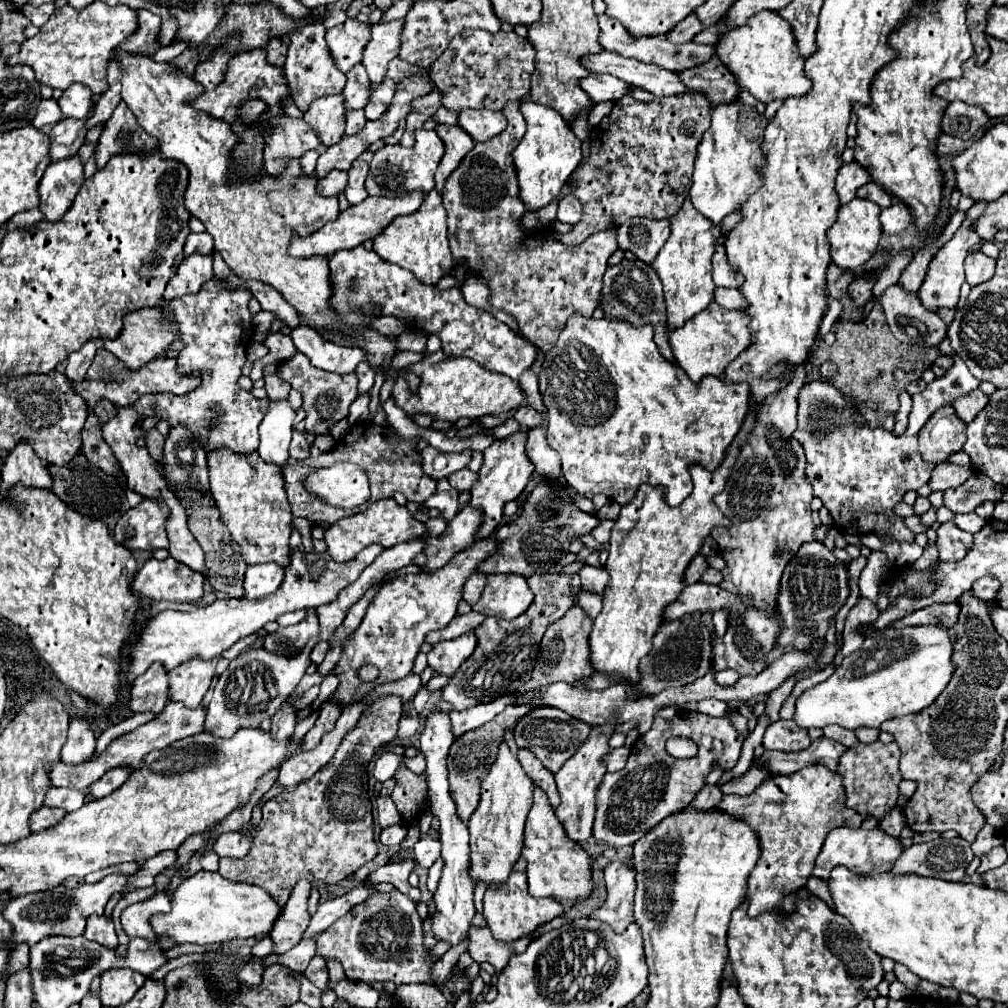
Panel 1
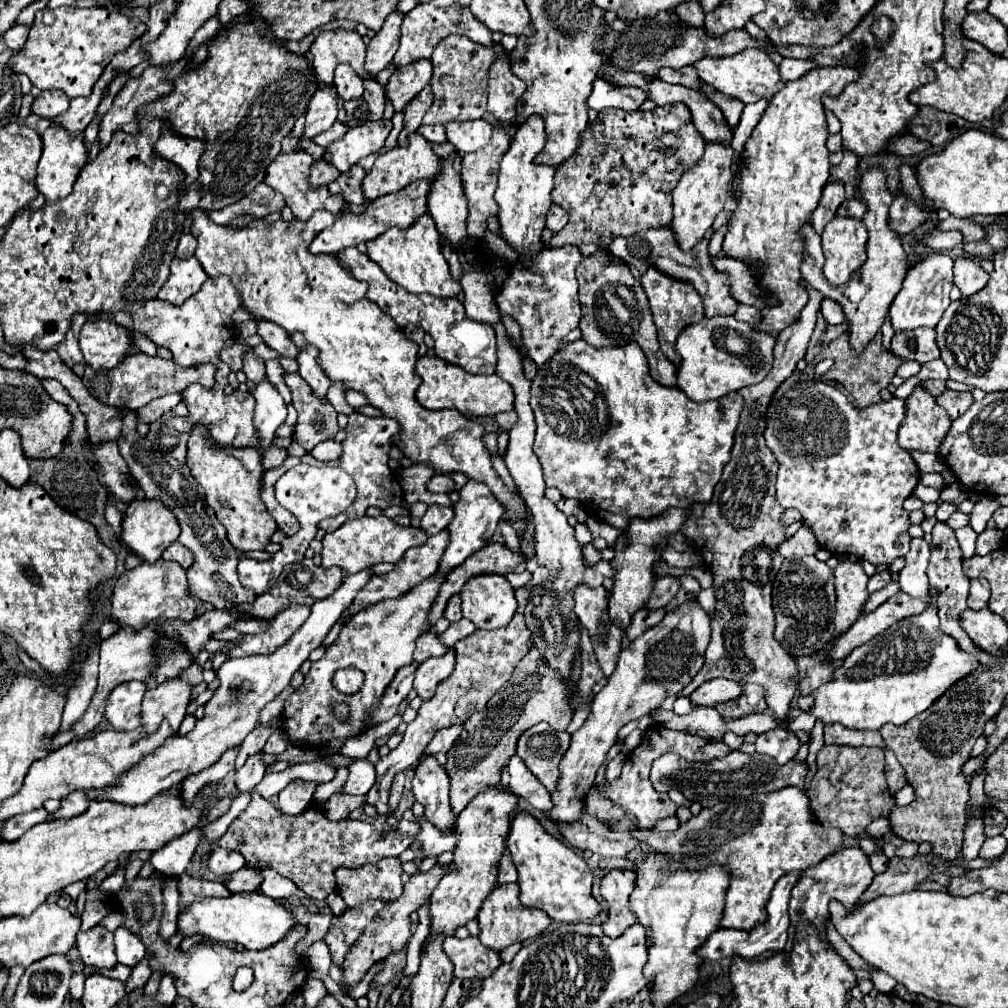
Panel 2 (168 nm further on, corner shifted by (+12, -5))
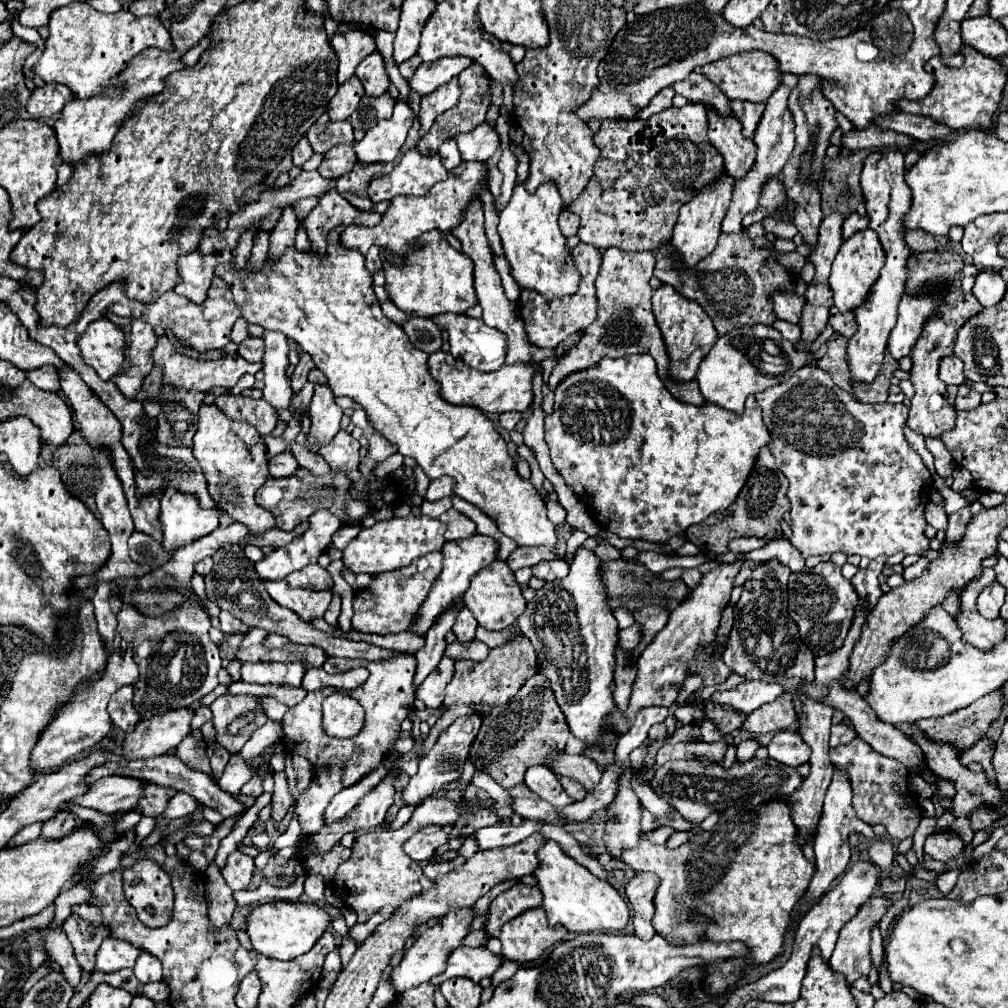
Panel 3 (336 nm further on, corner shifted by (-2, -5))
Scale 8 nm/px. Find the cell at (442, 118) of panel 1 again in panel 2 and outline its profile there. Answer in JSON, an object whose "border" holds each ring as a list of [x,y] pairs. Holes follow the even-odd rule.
{"border":[[[430,124],[430,126],[420,126],[418,134],[422,134],[428,142],[446,142],[446,128],[442,124]]]}

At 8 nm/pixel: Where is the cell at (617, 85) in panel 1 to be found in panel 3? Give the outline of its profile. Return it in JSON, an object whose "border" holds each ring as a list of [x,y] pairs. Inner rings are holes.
{"border":[[[664,88],[664,90],[660,90],[660,94],[656,94],[656,98],[652,98],[652,102],[650,102],[644,110],[640,110],[640,118],[646,120],[646,118],[650,118],[652,114],[658,114],[658,112],[670,108],[670,106],[672,106],[672,98],[674,98],[674,88]]]}

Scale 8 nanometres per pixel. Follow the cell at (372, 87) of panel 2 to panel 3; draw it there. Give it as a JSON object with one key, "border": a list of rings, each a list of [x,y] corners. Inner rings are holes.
{"border":[[[388,92],[378,96],[378,98],[364,96],[360,100],[358,108],[352,112],[350,124],[352,124],[354,130],[370,130],[380,120],[390,118],[392,116],[392,108],[394,108],[394,100],[392,100],[392,96]]]}

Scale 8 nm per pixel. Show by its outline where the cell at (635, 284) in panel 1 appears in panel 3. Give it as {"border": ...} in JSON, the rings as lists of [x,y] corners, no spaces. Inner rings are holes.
{"border":[[[608,248],[602,256],[602,270],[596,278],[596,294],[598,294],[598,318],[584,330],[580,342],[564,354],[558,364],[554,366],[548,386],[556,390],[556,386],[570,374],[586,370],[598,364],[602,358],[620,358],[630,354],[650,354],[656,364],[660,378],[666,382],[666,388],[672,392],[674,398],[686,404],[702,406],[704,396],[698,390],[698,384],[684,382],[684,386],[676,386],[676,382],[668,382],[664,378],[664,370],[668,370],[668,356],[664,354],[664,342],[660,342],[660,330],[656,330],[656,322],[652,318],[650,306],[650,278],[654,270],[654,254],[652,252],[624,252],[620,248]]]}

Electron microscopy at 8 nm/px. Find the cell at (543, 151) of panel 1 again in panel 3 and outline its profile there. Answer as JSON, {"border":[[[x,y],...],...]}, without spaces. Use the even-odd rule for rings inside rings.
{"border":[[[524,184],[514,188],[510,204],[500,212],[498,234],[502,238],[504,258],[508,260],[510,274],[520,288],[536,290],[548,302],[564,296],[572,296],[580,284],[580,272],[572,262],[572,254],[566,248],[566,238],[558,230],[558,214],[562,212],[562,198],[556,186],[544,184],[536,194],[528,194]]]}

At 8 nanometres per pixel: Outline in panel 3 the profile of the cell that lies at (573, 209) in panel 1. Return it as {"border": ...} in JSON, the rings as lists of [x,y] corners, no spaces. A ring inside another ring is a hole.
{"border":[[[562,210],[558,224],[560,224],[560,232],[562,232],[562,236],[568,238],[568,236],[574,236],[574,234],[578,232],[580,220],[578,220],[578,216],[576,216],[574,212],[570,212],[570,210]]]}

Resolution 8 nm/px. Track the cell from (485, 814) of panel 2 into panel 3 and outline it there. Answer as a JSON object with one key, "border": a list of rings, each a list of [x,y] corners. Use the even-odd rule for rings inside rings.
{"border":[[[462,908],[462,910],[458,910],[458,912],[450,912],[446,918],[440,918],[434,928],[426,928],[426,930],[416,938],[416,942],[406,950],[402,962],[400,962],[396,968],[392,968],[390,980],[392,980],[394,992],[402,994],[402,992],[406,992],[406,990],[410,990],[410,988],[414,988],[414,986],[420,986],[420,984],[428,982],[430,978],[434,978],[434,976],[438,976],[438,974],[442,974],[450,952],[456,950],[456,948],[462,944],[464,936],[468,934],[468,926],[470,926],[472,918],[474,918],[474,916],[472,916],[472,908]]]}

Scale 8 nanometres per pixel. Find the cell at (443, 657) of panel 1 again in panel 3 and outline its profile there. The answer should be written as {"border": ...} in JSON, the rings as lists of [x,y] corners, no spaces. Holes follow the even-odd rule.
{"border":[[[444,656],[436,670],[428,674],[428,678],[416,688],[416,698],[426,704],[426,708],[438,708],[444,700],[444,688],[452,680],[452,670],[454,670],[454,660]]]}

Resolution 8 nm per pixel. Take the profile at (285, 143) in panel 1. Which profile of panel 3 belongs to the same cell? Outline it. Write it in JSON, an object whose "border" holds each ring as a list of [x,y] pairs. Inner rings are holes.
{"border":[[[336,190],[320,196],[318,208],[314,208],[306,218],[304,226],[312,242],[312,250],[320,256],[326,254],[326,236],[336,226],[376,226],[382,220],[378,212],[362,212],[350,206]]]}

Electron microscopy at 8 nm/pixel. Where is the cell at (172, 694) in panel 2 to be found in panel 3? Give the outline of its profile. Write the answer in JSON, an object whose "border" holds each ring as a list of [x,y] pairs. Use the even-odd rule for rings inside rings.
{"border":[[[172,710],[172,714],[162,714],[160,718],[152,718],[148,722],[138,722],[136,730],[128,732],[122,744],[122,756],[126,760],[138,760],[138,758],[156,758],[160,754],[172,752],[184,736],[190,734],[190,720],[194,712],[192,710]]]}

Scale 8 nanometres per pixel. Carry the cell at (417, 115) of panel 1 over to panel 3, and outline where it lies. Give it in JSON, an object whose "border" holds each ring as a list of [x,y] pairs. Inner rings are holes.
{"border":[[[452,78],[450,82],[442,84],[440,88],[436,88],[434,92],[426,94],[422,98],[420,104],[420,114],[418,120],[422,124],[420,134],[426,134],[430,130],[430,126],[434,124],[436,116],[440,116],[442,112],[446,112],[448,108],[452,108],[460,98],[460,86],[458,86],[458,78]]]}

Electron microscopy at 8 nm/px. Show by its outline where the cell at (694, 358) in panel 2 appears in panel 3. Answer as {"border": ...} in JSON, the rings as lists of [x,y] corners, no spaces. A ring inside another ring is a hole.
{"border":[[[746,326],[746,328],[740,328],[740,330],[732,330],[732,334],[726,334],[722,338],[718,338],[718,342],[712,346],[712,350],[708,352],[708,356],[700,362],[698,366],[698,372],[696,372],[696,382],[700,386],[700,392],[702,396],[710,402],[710,404],[716,404],[716,406],[722,406],[730,412],[736,412],[740,414],[744,410],[744,402],[750,394],[756,394],[756,392],[762,392],[774,384],[780,384],[782,378],[780,376],[768,376],[768,374],[762,374],[748,358],[748,350],[750,350],[750,340],[774,340],[782,354],[788,356],[788,370],[794,372],[806,364],[812,364],[816,360],[820,360],[826,352],[826,346],[822,346],[820,350],[816,352],[808,352],[808,356],[804,352],[792,352],[796,350],[796,346],[792,346],[792,342],[784,340],[782,334],[770,326]]]}

